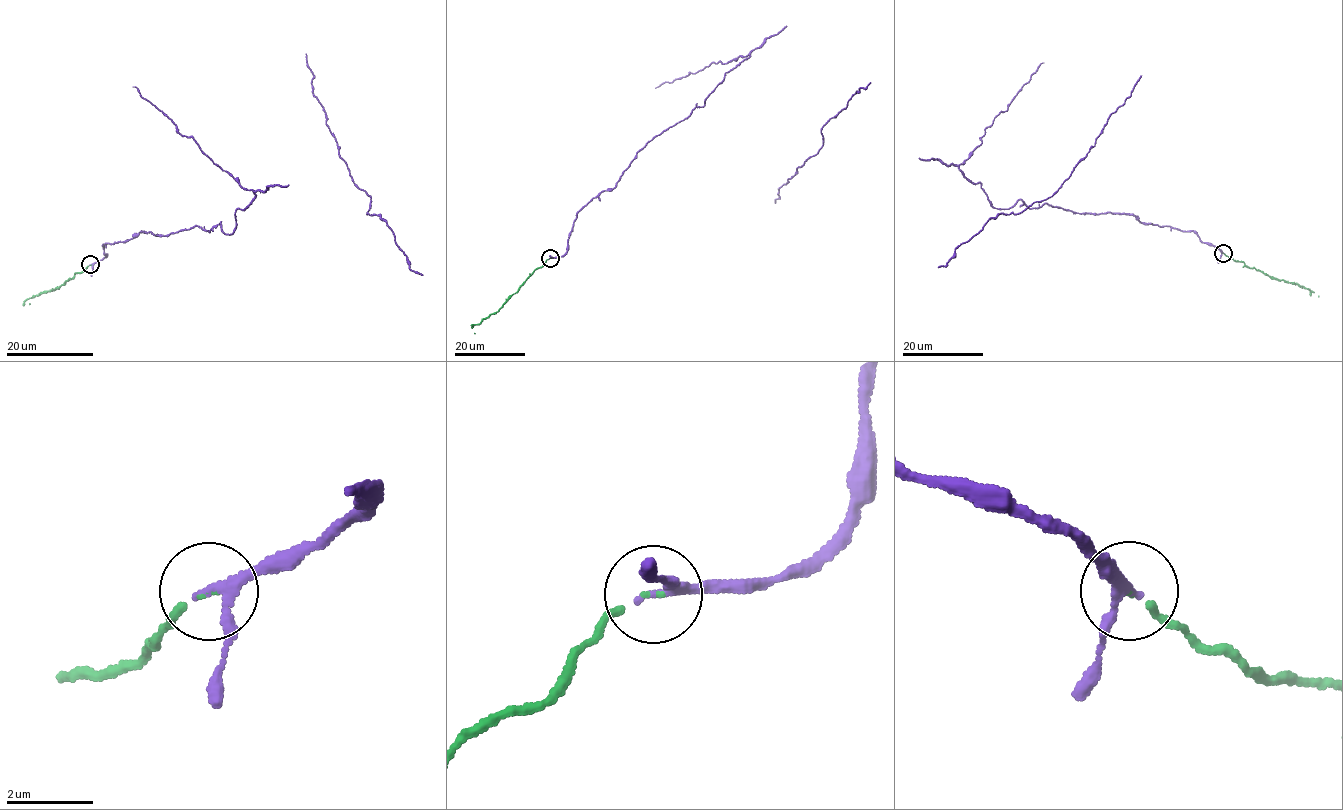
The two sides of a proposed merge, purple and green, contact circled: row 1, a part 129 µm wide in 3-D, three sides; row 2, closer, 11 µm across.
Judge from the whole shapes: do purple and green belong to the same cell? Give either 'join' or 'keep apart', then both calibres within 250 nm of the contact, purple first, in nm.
join; 200 nm thick on the purple side, 90 nm on the other

